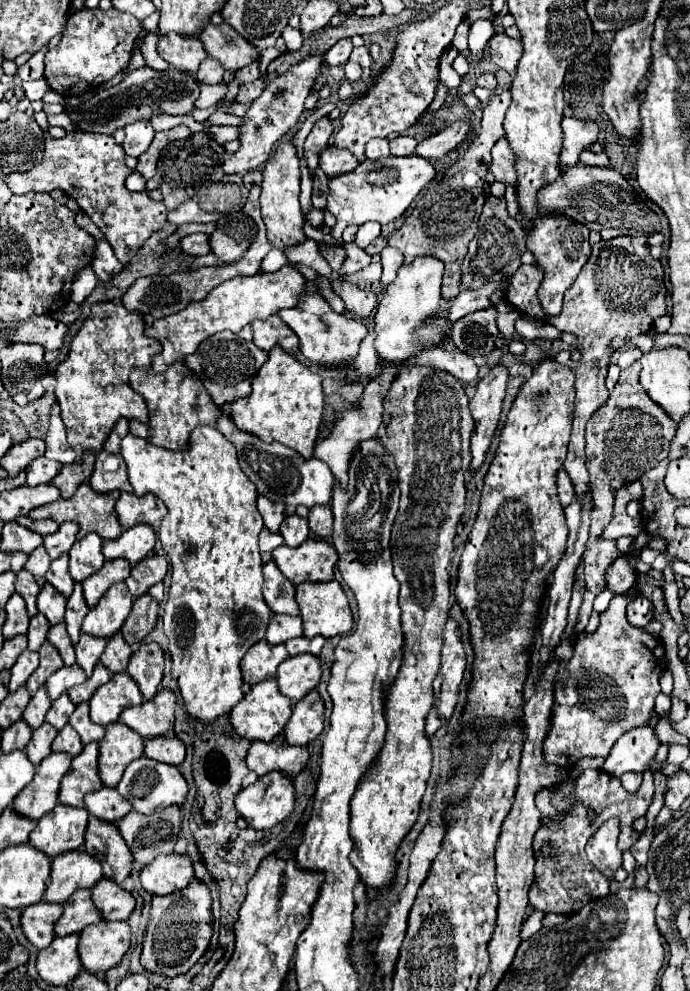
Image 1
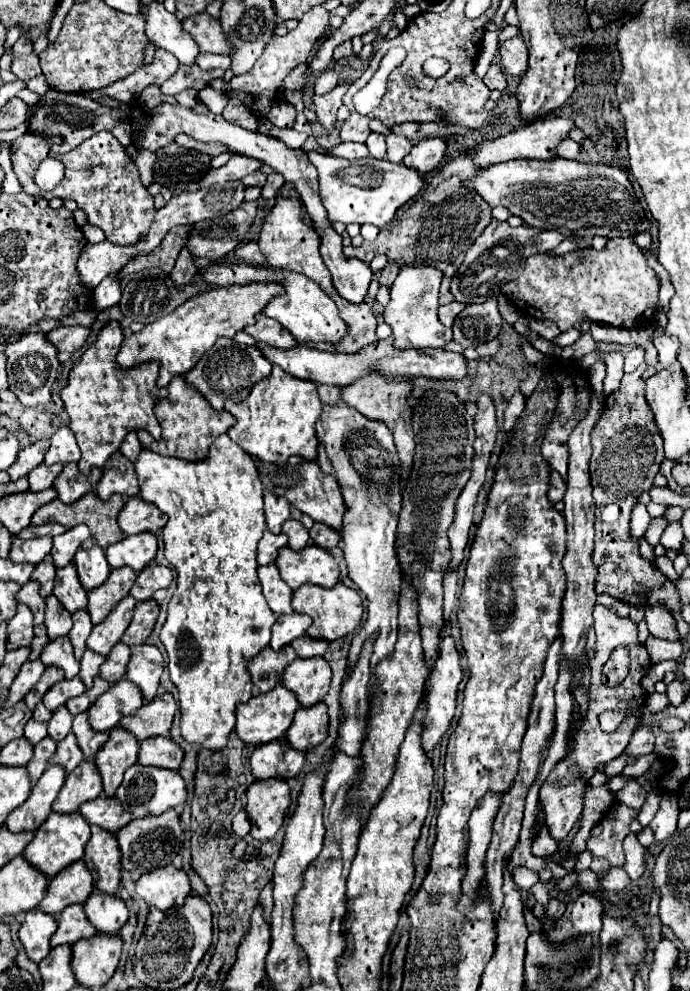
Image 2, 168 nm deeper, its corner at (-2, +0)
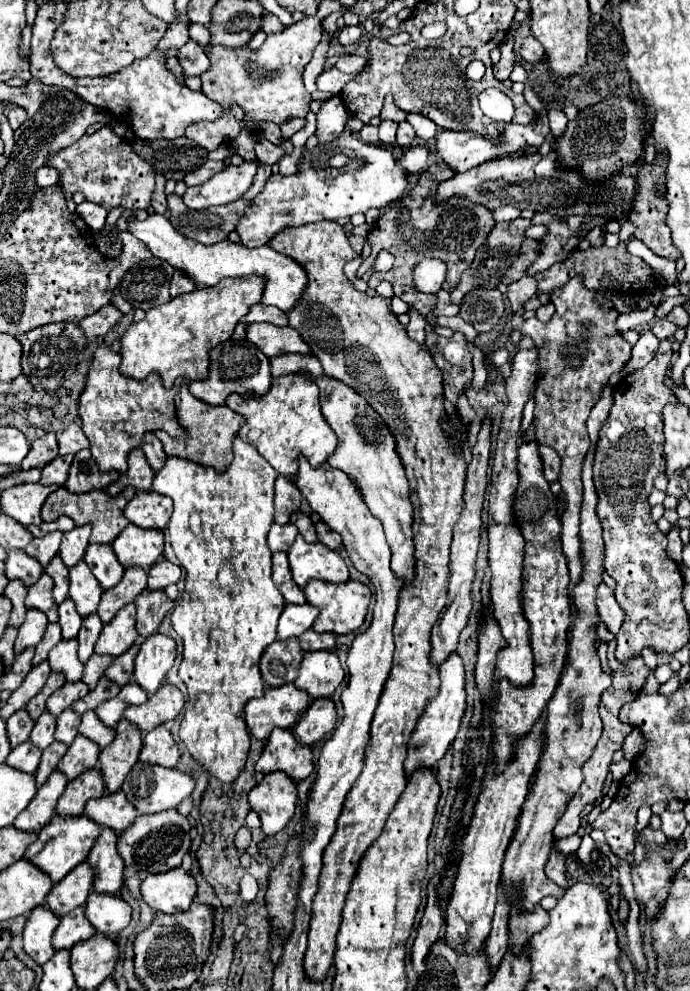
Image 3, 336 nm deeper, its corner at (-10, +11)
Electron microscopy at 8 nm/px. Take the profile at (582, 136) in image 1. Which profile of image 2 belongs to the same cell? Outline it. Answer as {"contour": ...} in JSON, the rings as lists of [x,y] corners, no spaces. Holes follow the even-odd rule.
{"contour":[[[548,117],[548,119],[536,119],[516,131],[510,131],[508,135],[496,137],[492,141],[484,141],[478,143],[474,147],[470,147],[468,151],[474,157],[474,163],[478,167],[488,167],[494,163],[504,163],[504,161],[512,161],[512,159],[554,159],[554,149],[556,145],[568,137],[568,131],[574,127],[572,119],[566,117]]]}

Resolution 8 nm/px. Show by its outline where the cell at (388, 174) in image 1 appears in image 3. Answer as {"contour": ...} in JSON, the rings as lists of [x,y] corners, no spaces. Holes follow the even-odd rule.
{"contour":[[[336,138],[318,144],[298,166],[298,176],[272,174],[264,190],[240,218],[236,232],[248,248],[264,246],[270,238],[288,228],[320,220],[336,220],[370,208],[386,208],[408,190],[408,174],[400,170],[392,152],[356,138]]]}

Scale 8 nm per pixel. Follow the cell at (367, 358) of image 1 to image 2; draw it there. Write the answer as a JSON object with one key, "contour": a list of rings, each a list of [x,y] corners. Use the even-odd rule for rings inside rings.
{"contour":[[[392,337],[378,341],[356,355],[344,355],[344,353],[330,355],[326,351],[318,351],[306,345],[296,345],[292,349],[276,349],[276,347],[266,347],[266,343],[258,343],[256,347],[270,363],[280,365],[286,373],[298,379],[310,379],[314,383],[326,383],[326,385],[354,383],[356,379],[360,379],[360,375],[368,375],[368,371],[380,371],[382,375],[406,375],[406,377],[422,375],[428,379],[462,379],[466,375],[466,361],[462,353],[450,353],[446,349],[424,349],[424,351],[396,349]]]}

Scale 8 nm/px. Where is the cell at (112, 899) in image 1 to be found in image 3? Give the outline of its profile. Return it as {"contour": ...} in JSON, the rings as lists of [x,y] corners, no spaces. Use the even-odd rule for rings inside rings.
{"contour":[[[90,892],[86,902],[86,918],[98,932],[114,936],[128,926],[132,918],[132,908],[118,894],[100,896],[98,892]]]}

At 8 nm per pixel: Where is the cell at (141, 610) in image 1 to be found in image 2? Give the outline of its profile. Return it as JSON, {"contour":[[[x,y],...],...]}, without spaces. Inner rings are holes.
{"contour":[[[154,599],[136,603],[134,619],[132,619],[130,627],[126,629],[126,633],[122,637],[122,643],[126,643],[128,647],[144,643],[146,637],[152,633],[156,621],[158,621],[158,613],[160,613],[160,607],[158,607],[158,603]]]}

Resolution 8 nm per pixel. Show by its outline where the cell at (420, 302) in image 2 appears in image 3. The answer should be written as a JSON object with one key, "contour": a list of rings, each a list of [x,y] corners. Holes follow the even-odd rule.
{"contour":[[[422,260],[412,276],[418,292],[438,292],[446,280],[446,264],[442,260]]]}

